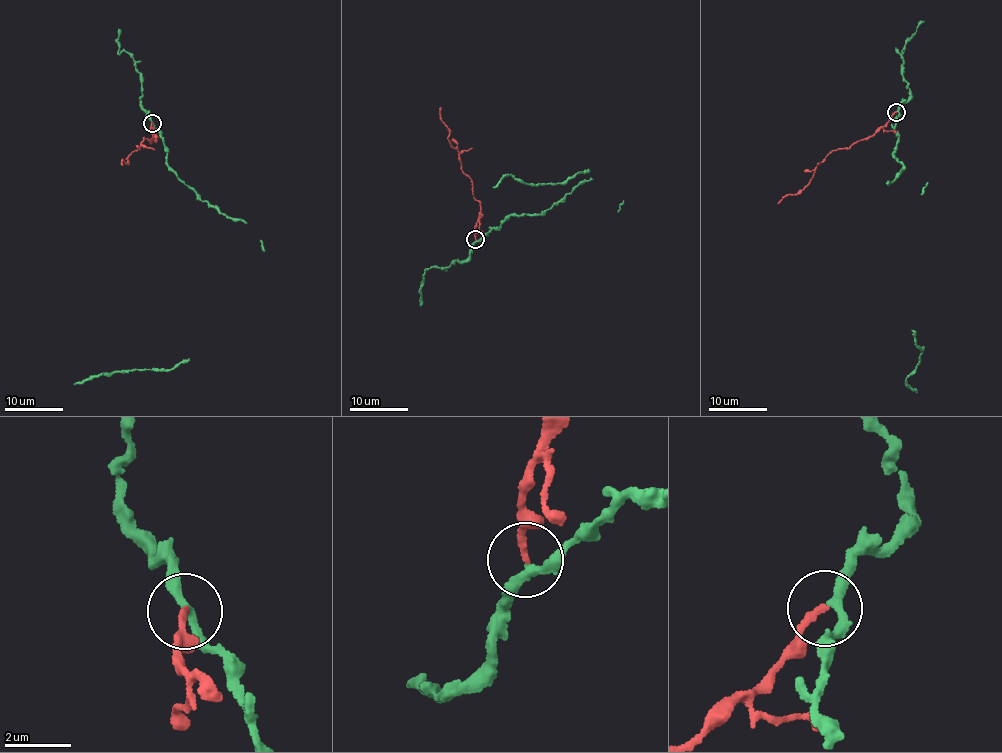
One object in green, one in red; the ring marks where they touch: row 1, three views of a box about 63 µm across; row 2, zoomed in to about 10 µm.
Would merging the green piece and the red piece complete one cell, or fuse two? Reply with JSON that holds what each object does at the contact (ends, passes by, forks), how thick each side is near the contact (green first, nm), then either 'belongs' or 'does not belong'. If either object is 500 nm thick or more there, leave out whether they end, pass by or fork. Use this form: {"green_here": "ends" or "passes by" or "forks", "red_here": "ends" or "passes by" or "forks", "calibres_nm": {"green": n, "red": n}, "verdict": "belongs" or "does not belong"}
{"green_here": "passes by", "red_here": "ends", "calibres_nm": {"green": 240, "red": 190}, "verdict": "does not belong"}

